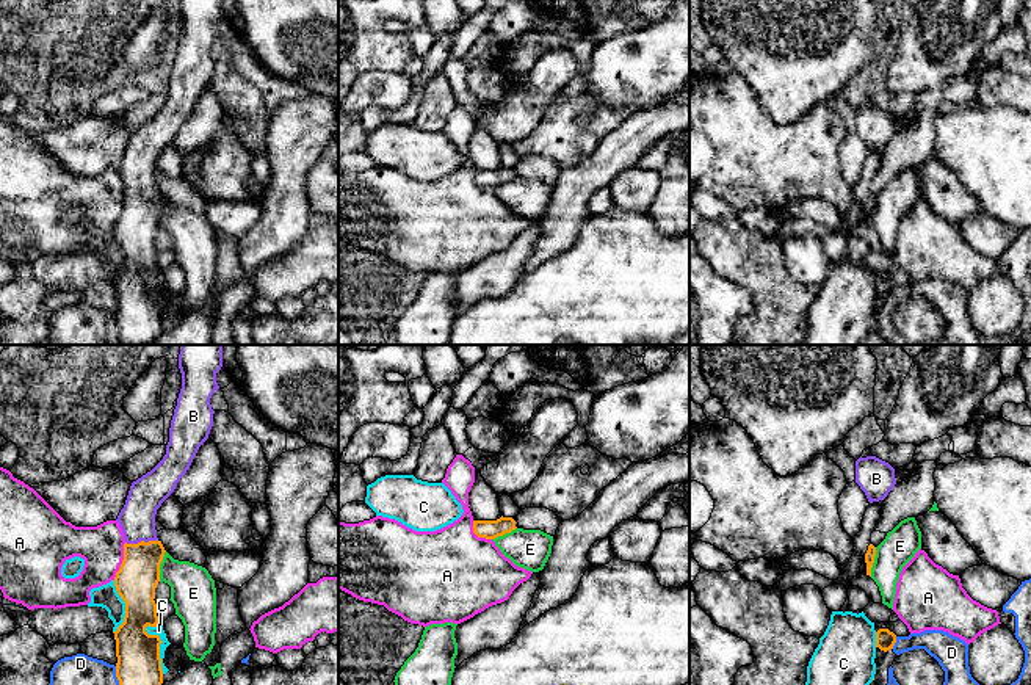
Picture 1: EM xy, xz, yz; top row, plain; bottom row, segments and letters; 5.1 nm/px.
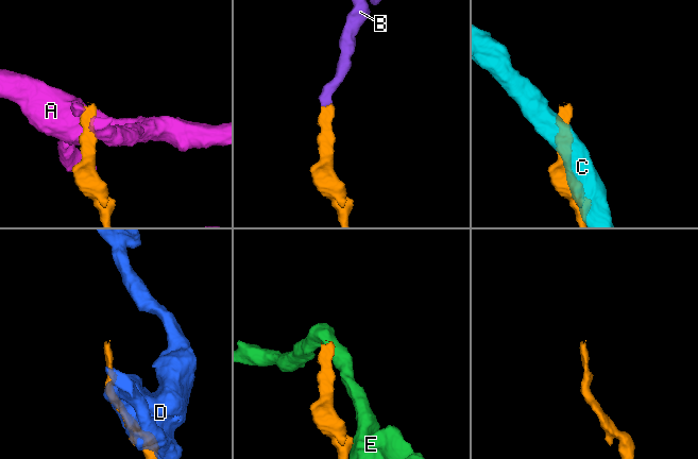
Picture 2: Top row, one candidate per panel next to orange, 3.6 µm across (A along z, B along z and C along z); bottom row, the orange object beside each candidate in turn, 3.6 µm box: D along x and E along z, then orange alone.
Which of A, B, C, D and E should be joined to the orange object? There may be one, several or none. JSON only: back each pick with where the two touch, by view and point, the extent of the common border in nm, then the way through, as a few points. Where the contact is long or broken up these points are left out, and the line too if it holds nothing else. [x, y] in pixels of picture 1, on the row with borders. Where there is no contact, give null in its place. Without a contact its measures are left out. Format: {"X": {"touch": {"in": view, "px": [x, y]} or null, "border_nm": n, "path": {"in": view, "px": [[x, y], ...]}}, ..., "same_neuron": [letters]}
{"B": {"touch": {"in": "xy", "px": [141, 541]}, "border_nm": 170, "path": {"in": "xy", "px": [[138, 576], [141, 541], [137, 519]]}}, "same_neuron": ["B"]}

